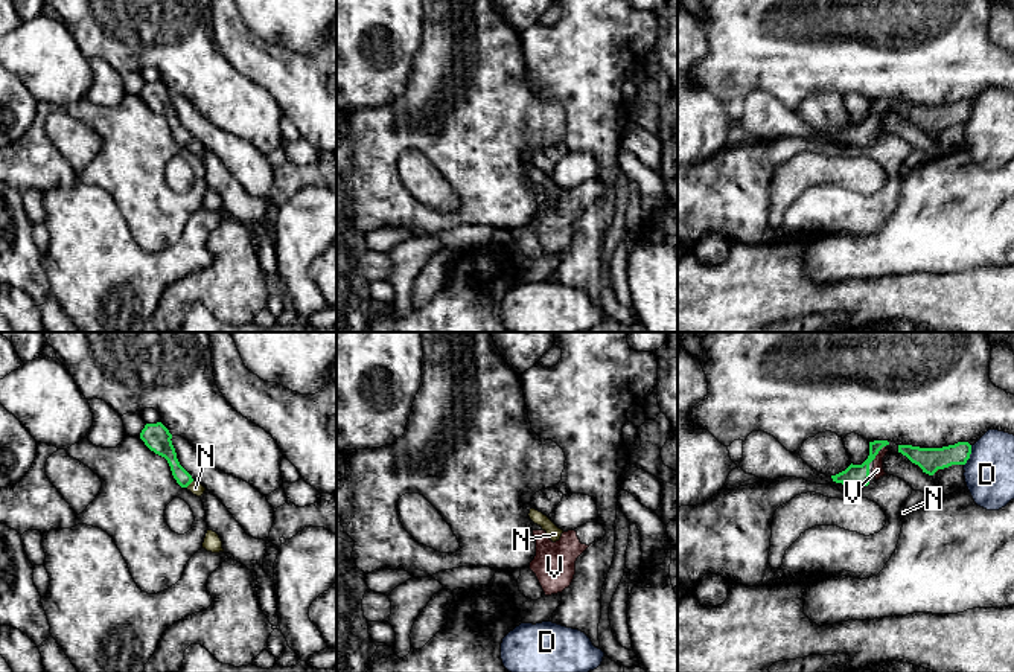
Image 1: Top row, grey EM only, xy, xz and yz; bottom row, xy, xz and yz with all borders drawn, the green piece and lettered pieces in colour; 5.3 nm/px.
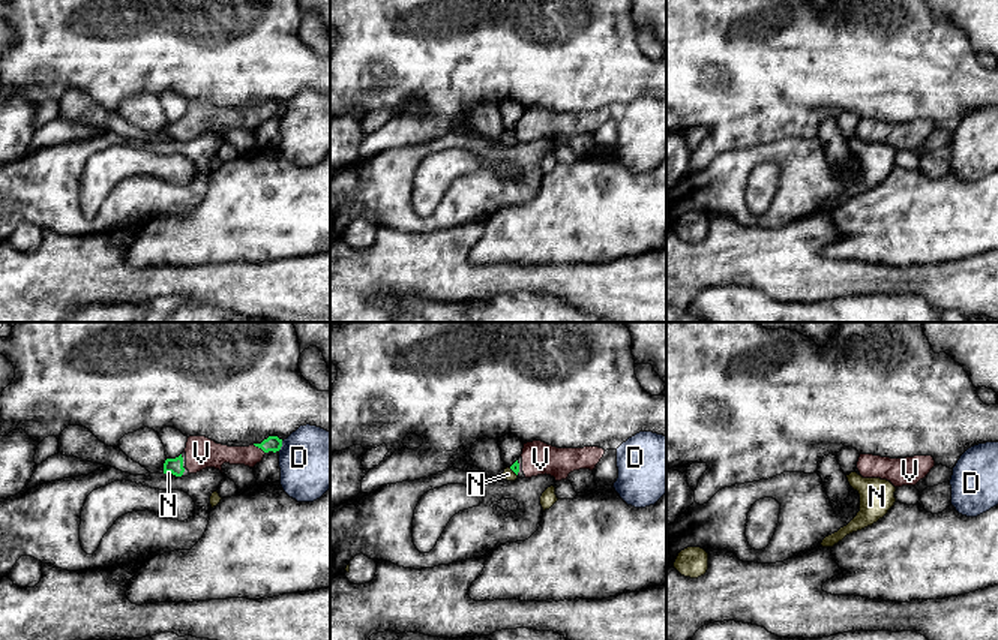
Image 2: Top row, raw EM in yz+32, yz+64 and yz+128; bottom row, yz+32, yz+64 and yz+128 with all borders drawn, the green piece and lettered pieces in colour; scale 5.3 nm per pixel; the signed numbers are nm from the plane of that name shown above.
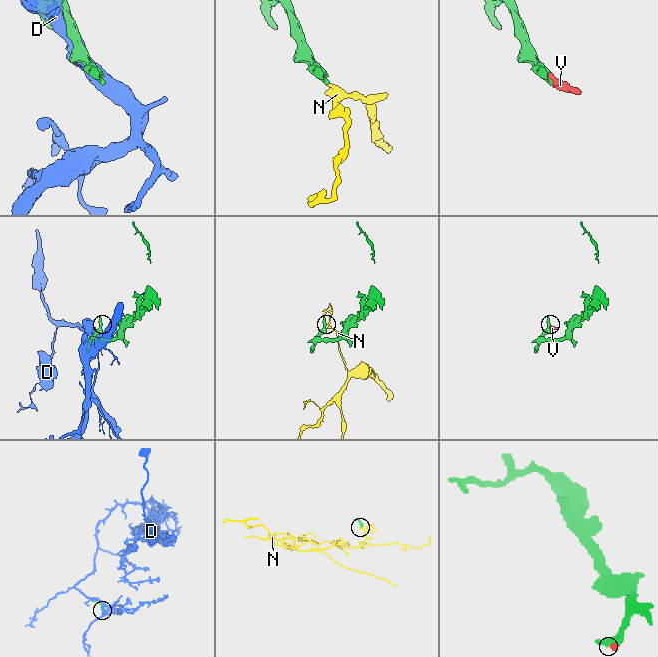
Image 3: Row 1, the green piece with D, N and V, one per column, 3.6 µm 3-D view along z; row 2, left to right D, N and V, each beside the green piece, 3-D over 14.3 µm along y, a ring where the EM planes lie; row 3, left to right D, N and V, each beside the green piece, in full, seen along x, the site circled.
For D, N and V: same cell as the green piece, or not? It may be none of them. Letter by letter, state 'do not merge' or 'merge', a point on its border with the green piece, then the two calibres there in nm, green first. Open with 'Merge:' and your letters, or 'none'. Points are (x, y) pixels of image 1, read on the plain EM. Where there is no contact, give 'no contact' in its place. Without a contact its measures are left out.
Merge: V
D: do not merge; contact yz (969, 115); calibres 130 and 260 nm
N: do not merge; contact xy (189, 142); calibres 110 and 70 nm
V: merge; contact yz (879, 108); calibres 110 and 60 nm

